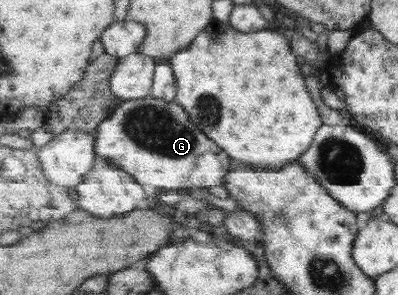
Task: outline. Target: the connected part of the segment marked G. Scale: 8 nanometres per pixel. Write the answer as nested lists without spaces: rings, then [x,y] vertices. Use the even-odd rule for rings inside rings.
[[[152,96],[124,101],[113,110],[98,126],[96,153],[128,171],[150,191],[225,186],[227,174],[237,166],[216,142],[206,137],[180,103]]]

